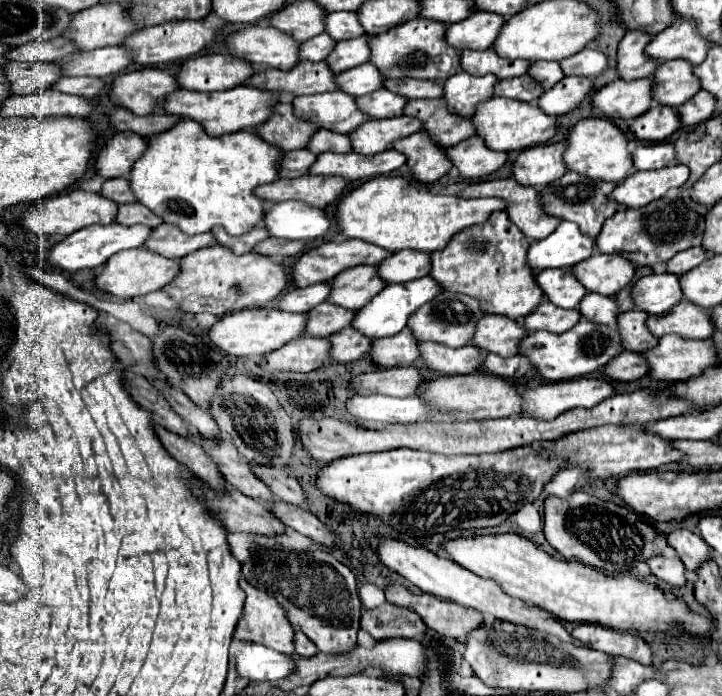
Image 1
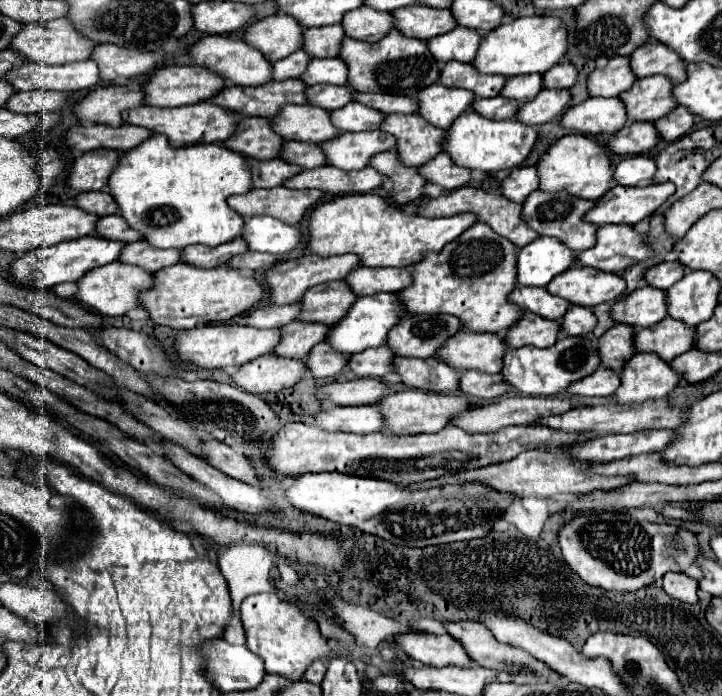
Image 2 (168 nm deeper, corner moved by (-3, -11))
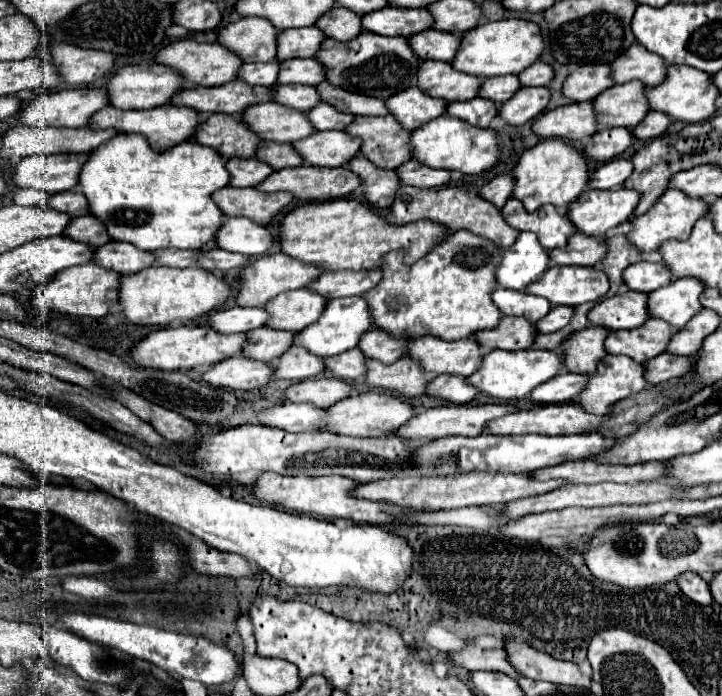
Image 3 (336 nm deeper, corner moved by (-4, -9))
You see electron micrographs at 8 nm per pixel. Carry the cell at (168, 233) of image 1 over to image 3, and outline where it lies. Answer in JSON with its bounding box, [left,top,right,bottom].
[96,242,156,274]

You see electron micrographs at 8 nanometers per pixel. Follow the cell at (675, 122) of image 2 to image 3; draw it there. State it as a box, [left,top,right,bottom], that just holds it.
[632,110,672,140]

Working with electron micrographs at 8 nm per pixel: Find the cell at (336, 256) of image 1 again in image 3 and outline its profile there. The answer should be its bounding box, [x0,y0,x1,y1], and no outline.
[236,252,322,306]

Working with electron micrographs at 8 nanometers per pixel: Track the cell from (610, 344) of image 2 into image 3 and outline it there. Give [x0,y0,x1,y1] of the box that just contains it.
[564,326,608,374]

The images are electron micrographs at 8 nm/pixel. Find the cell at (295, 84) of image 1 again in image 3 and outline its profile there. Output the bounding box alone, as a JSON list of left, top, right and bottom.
[172,80,274,114]

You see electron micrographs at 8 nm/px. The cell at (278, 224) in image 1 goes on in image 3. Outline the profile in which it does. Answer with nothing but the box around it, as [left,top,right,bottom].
[214,216,276,256]

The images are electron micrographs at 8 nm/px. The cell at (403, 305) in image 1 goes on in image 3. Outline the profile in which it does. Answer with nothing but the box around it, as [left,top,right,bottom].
[294,296,374,358]

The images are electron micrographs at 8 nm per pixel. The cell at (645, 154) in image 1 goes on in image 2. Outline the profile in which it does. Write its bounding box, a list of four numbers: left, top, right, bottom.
[615,156,655,186]

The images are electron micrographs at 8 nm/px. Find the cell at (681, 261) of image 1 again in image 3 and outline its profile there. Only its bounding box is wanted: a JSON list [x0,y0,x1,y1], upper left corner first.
[624,262,672,294]

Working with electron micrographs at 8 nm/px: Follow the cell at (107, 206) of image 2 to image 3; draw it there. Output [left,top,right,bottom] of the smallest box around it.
[42,190,90,216]

